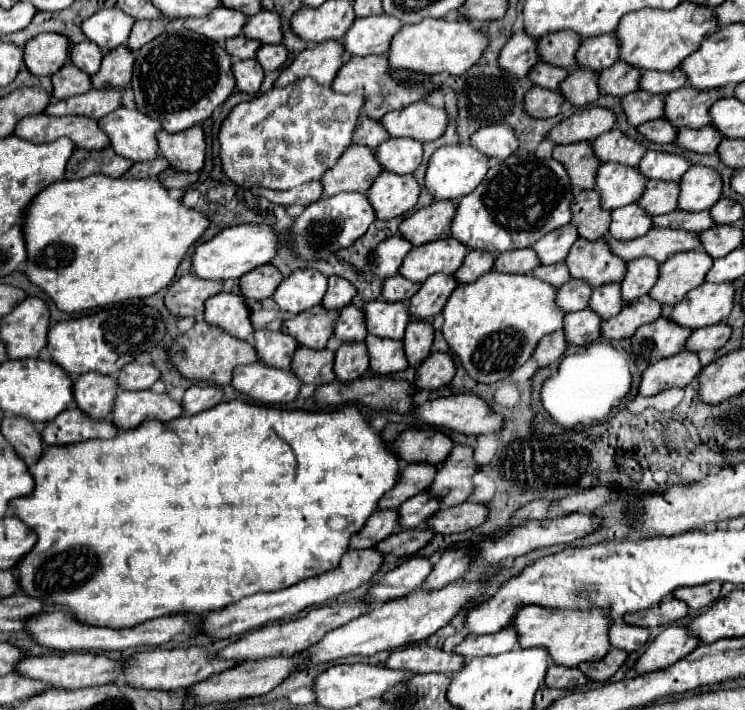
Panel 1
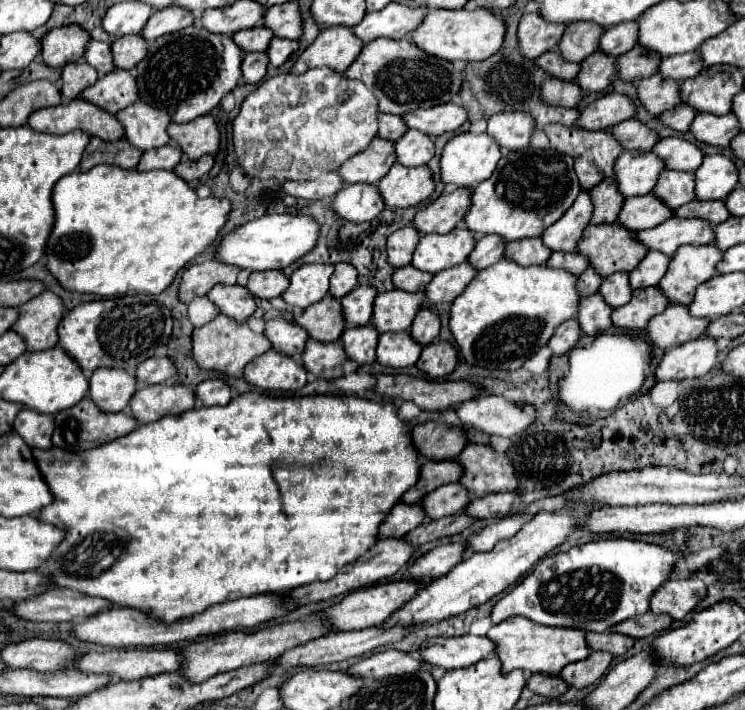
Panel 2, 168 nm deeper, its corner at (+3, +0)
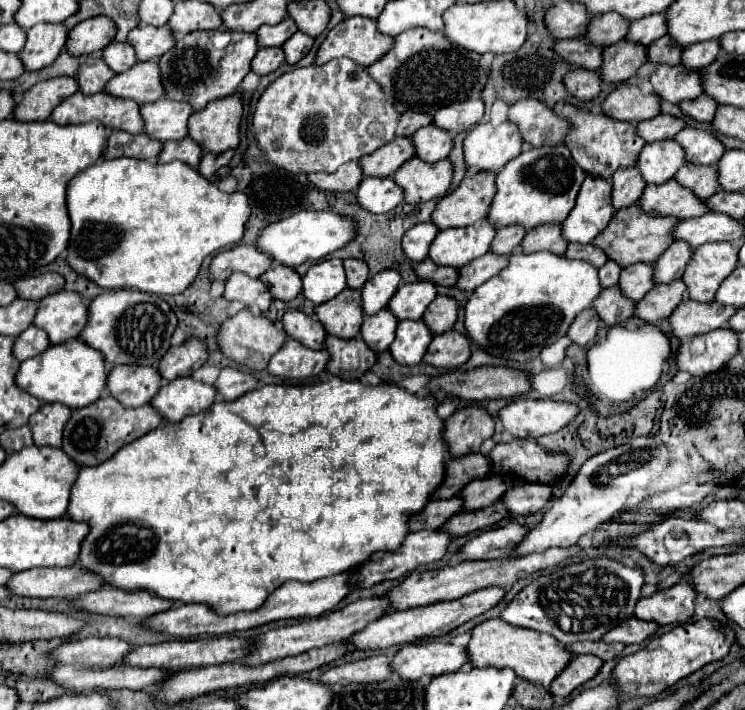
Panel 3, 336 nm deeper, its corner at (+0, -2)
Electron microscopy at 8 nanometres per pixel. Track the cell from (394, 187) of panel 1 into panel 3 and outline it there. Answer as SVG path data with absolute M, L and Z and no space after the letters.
M411 158L397 170L397 174L393 174L393 180L405 190L405 202L427 202L447 194L453 180L453 164L447 158L435 164Z

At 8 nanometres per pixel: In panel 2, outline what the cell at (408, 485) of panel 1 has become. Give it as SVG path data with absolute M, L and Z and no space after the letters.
M428 460L422 470L420 470L420 478L416 482L416 486L412 486L410 490L406 490L402 494L402 502L406 504L416 504L418 500L422 500L422 496L426 492L432 492L448 482L456 482L462 476L462 468L456 462L432 462Z

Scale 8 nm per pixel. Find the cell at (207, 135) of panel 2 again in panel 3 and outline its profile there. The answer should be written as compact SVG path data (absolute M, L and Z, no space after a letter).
M235 92L227 98L217 98L201 112L189 118L189 136L197 140L205 152L221 154L229 148L237 148L239 126L243 116L243 96Z

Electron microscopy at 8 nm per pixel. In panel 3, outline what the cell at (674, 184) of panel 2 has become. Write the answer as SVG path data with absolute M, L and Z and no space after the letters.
M685 162L677 172L677 182L691 188L701 200L707 200L719 190L717 166L701 166L701 164Z

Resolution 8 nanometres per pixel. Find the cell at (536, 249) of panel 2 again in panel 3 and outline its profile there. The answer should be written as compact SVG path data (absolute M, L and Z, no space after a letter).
M541 224L527 232L527 236L521 242L523 252L539 252L549 250L553 254L563 256L567 250L567 240L561 234L561 224Z

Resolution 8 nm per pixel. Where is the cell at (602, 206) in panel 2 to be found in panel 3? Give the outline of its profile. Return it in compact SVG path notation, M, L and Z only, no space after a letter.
M637 166L617 170L613 174L611 182L613 182L613 206L617 210L635 204L641 198L643 188L647 184Z

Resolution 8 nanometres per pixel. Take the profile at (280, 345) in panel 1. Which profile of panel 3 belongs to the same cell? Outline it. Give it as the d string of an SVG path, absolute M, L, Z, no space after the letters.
M287 310L283 314L283 330L311 350L321 350L325 346L327 330L319 320L307 316L305 312Z

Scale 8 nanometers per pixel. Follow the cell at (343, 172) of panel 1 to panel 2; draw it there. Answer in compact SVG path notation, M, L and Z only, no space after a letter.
M374 138L370 146L364 152L358 152L358 156L352 156L338 168L338 176L344 184L376 184L396 162L392 142Z

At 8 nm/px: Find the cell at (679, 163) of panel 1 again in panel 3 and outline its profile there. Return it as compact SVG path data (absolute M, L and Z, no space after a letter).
M685 128L675 140L685 148L687 162L695 164L717 164L725 152L725 146L711 132L701 128Z

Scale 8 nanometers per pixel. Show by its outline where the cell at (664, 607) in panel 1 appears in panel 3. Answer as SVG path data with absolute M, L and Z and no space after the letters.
M635 616L627 618L625 622L617 624L613 630L609 630L601 640L603 642L621 642L621 644L641 644L657 630L657 624L639 620Z

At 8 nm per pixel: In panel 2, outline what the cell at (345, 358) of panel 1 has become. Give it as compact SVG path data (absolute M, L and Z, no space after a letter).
M370 324L346 328L340 340L344 344L346 356L350 356L350 360L354 360L358 366L366 366L376 360L374 348L378 342L378 332L374 332Z

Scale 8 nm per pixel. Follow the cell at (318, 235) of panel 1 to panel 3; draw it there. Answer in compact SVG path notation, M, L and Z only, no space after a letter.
M367 176L361 180L357 200L365 210L373 214L383 214L403 202L403 188L397 186L389 176L387 178Z

